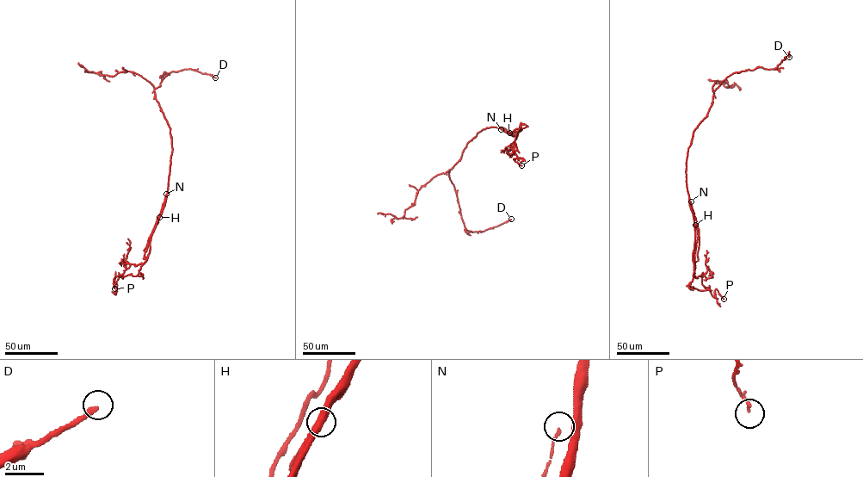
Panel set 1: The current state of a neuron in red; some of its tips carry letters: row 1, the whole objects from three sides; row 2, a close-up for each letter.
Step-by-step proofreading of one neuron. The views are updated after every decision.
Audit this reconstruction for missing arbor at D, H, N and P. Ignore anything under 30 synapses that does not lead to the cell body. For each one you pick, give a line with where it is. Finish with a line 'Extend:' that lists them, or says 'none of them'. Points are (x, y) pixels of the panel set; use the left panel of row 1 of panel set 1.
D: Place: (215, 77)
Extend: D

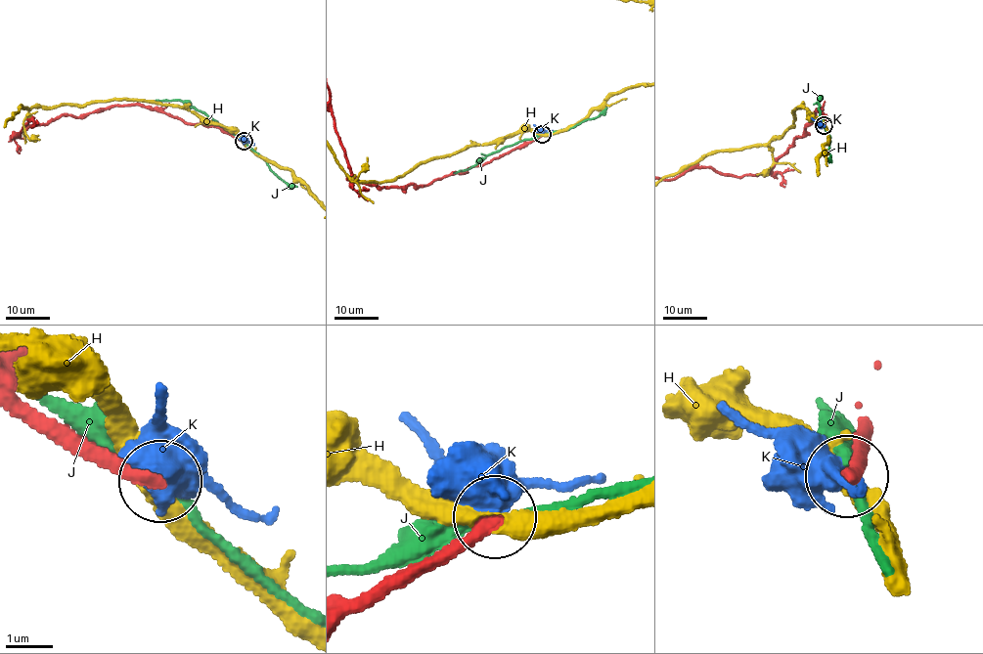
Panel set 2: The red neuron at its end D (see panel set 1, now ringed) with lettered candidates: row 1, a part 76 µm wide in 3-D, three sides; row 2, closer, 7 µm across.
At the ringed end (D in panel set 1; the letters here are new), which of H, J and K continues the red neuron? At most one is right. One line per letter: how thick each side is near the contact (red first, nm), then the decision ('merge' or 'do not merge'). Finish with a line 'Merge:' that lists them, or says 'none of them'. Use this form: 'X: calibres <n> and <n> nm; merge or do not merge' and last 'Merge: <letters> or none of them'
H: calibres 300 and 320 nm; do not merge
J: calibres 360 and 440 nm; do not merge
K: calibres 280 and 550 nm; do not merge
Merge: none of them

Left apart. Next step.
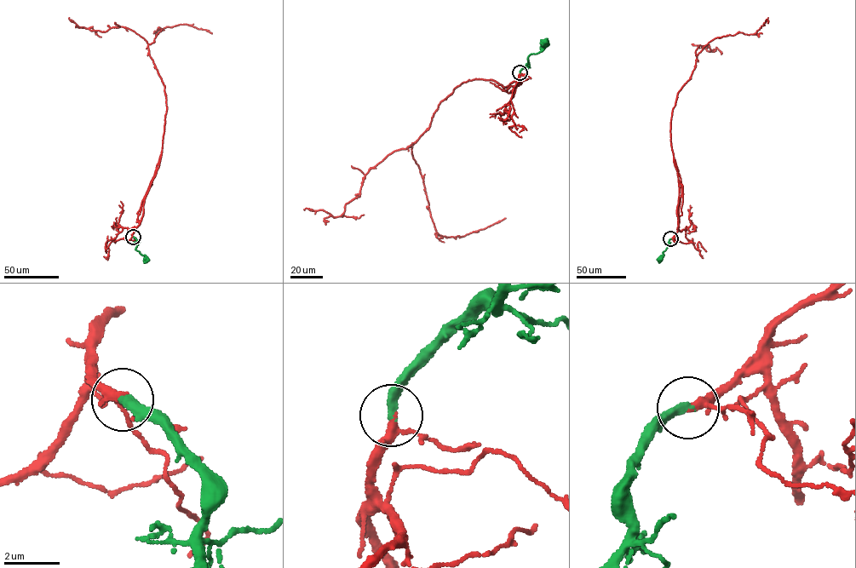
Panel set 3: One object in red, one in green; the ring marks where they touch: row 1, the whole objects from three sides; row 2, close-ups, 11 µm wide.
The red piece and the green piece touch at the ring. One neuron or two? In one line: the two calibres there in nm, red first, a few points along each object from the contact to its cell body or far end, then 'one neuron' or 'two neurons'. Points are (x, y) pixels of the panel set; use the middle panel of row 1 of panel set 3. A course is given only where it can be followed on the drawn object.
calibres 280 and 360 nm; course red (519, 72), (520, 83), (505, 87), (491, 80), (461, 83), (406, 147), (437, 234), (464, 236), (505, 218); course green (519, 72), (529, 63), (528, 56), (537, 54), (545, 44); one neuron

